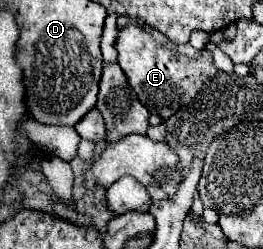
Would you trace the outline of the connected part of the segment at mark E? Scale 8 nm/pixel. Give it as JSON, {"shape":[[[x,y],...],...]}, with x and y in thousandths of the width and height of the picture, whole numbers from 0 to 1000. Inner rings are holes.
{"shape":[[[490,96],[452,120],[452,145],[437,161],[437,201],[452,217],[445,257],[468,273],[490,345],[529,386],[529,410],[574,458],[605,458],[620,482],[665,458],[696,418],[734,410],[764,345],[825,297],[825,273],[810,265],[810,233],[787,201],[772,201],[757,233],[688,225],[627,185],[589,177],[574,137],[513,96]]]}

